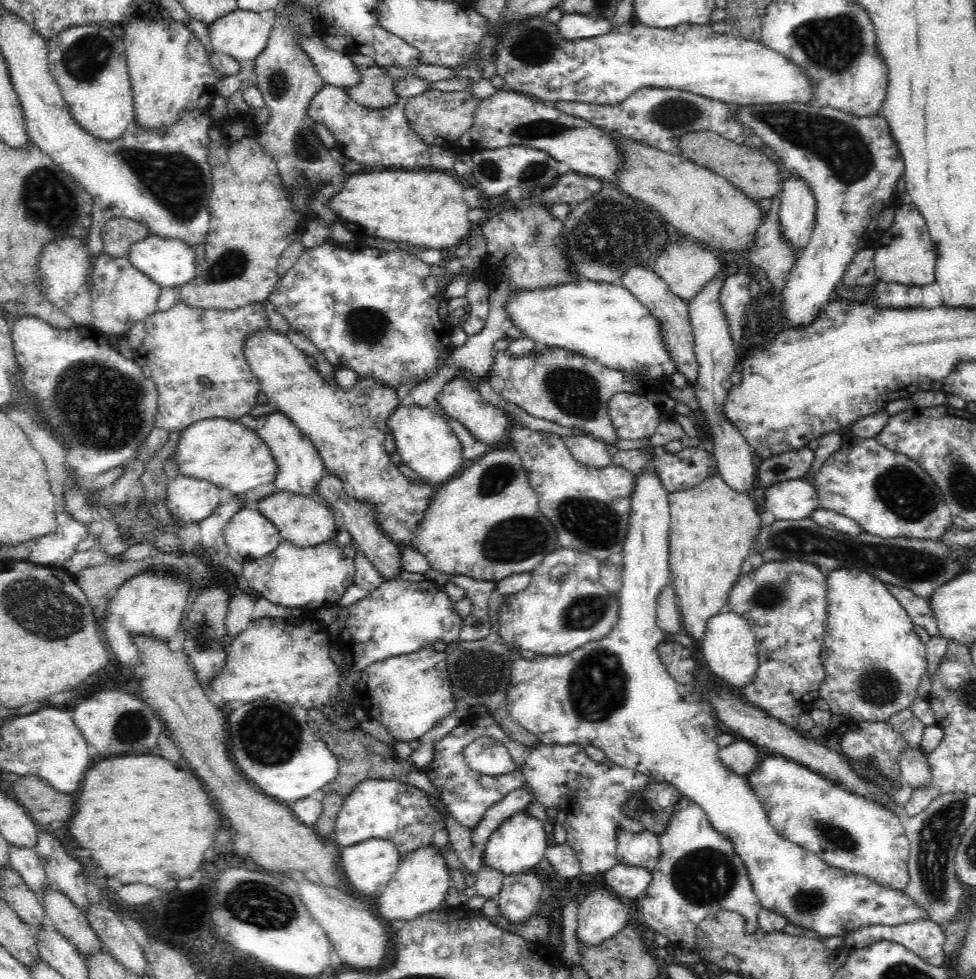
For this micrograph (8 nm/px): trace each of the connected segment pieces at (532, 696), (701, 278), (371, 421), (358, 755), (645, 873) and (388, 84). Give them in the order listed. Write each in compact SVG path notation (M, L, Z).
M650 468L648 472L642 472L641 476L636 477L636 483L632 492L631 510L629 518L629 529L626 535L626 540L623 544L623 575L622 586L618 594L620 603L619 619L613 626L612 630L608 633L608 636L602 637L600 640L590 641L584 644L582 647L572 650L562 655L540 655L537 654L535 659L524 659L520 656L518 659L512 662L510 668L511 684L508 688L506 707L510 712L510 719L518 725L526 728L526 731L530 731L537 736L540 743L546 745L570 745L578 744L585 747L592 745L599 748L606 757L620 767L621 770L634 770L636 772L644 773L649 776L651 782L666 782L674 785L680 794L694 801L702 810L706 811L708 821L712 828L720 835L725 836L726 840L729 840L733 844L733 849L739 858L743 860L746 865L750 882L753 886L753 891L760 901L761 908L777 912L787 918L787 924L795 924L796 926L803 926L809 930L806 934L809 936L816 936L818 939L825 940L830 936L842 936L858 930L862 926L872 926L872 924L906 924L912 920L928 920L928 911L920 905L916 905L902 889L896 890L892 887L882 886L874 882L872 879L864 875L854 874L848 871L844 871L841 868L831 867L824 860L818 858L813 852L804 850L800 845L794 844L780 835L771 826L770 818L767 816L766 808L758 800L752 787L748 784L745 776L740 776L731 770L728 770L720 760L718 759L718 752L720 747L715 743L718 736L718 730L716 730L715 716L709 711L705 710L703 704L699 702L699 698L695 694L691 694L684 684L678 683L673 676L666 670L666 667L660 660L658 652L658 645L665 640L664 631L658 627L657 623L657 598L662 590L662 587L670 584L670 569L669 569L669 544L668 544L668 530L670 522L670 507L669 507L669 491L662 486L662 481L658 479L658 475Z
M686 237L680 242L671 242L666 250L657 254L651 264L652 271L666 282L670 292L688 303L698 294L698 290L704 288L706 282L710 283L724 268L714 253L706 249L705 244L698 246L698 241Z
M272 328L261 331L246 338L244 352L250 370L260 381L261 390L267 396L267 402L277 406L279 412L290 418L310 438L324 463L324 472L338 476L348 496L363 503L374 504L376 519L384 534L401 547L410 545L428 510L436 485L424 480L420 483L408 481L390 461L390 454L386 452L385 438L389 432L387 418L402 404L397 397L397 389L390 388L371 376L360 376L360 380L356 380L351 389L339 387L335 378L323 381L317 369L308 364L307 354L298 350L286 335L275 332Z
M308 709L307 724L323 740L325 746L336 756L339 762L337 777L321 788L321 792L324 792L324 794L338 792L338 794L347 796L357 784L370 778L407 782L408 773L415 769L410 760L406 761L399 758L393 747L375 739L362 729L344 731L337 728L323 714L322 709Z
M620 862L600 876L604 886L612 894L620 898L633 898L637 901L646 892L652 877L652 871Z
M356 66L360 75L357 85L345 88L348 96L369 109L379 109L394 104L399 98L395 93L395 82L389 78L382 67L372 66L360 68Z

